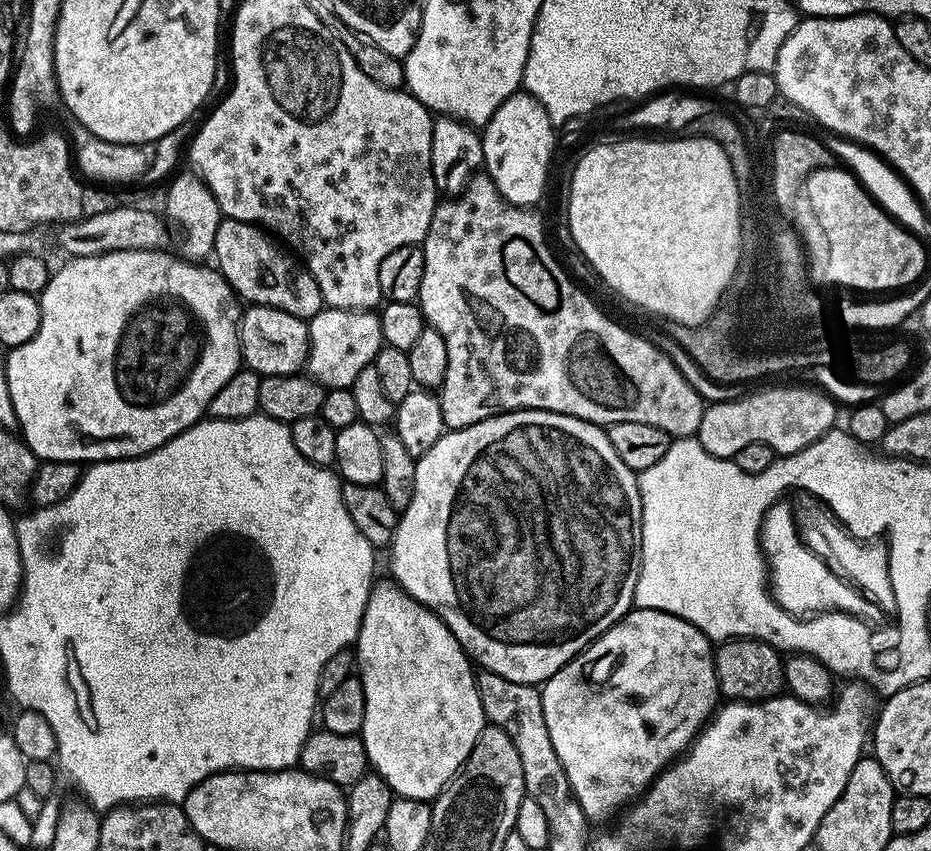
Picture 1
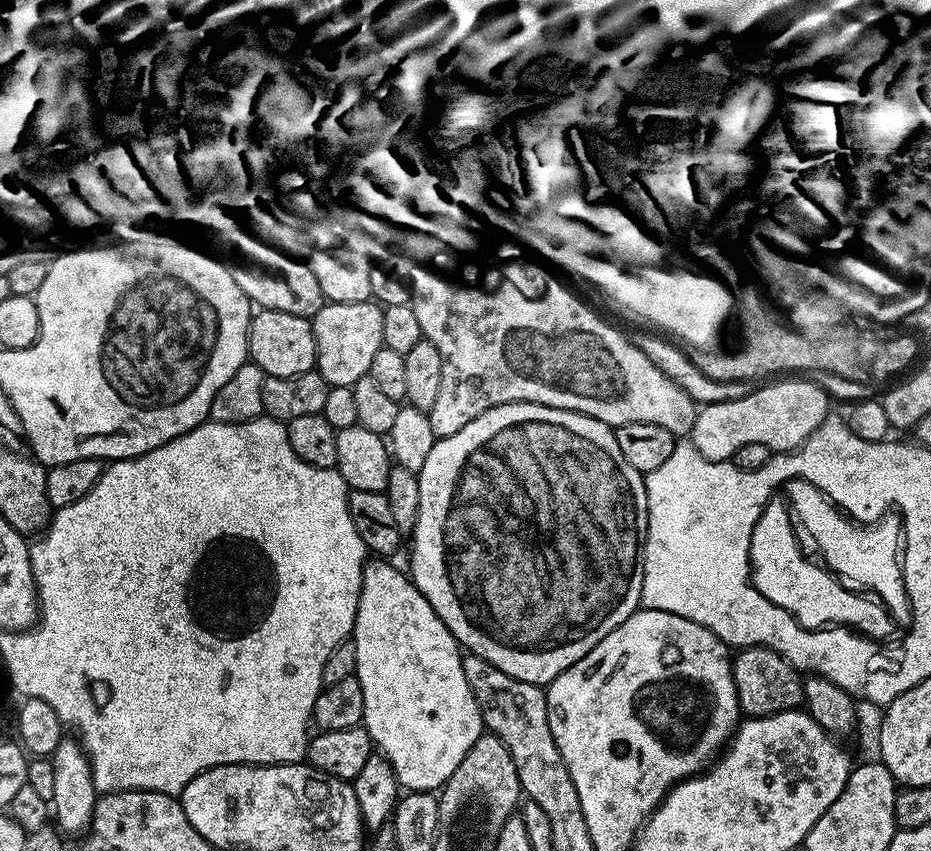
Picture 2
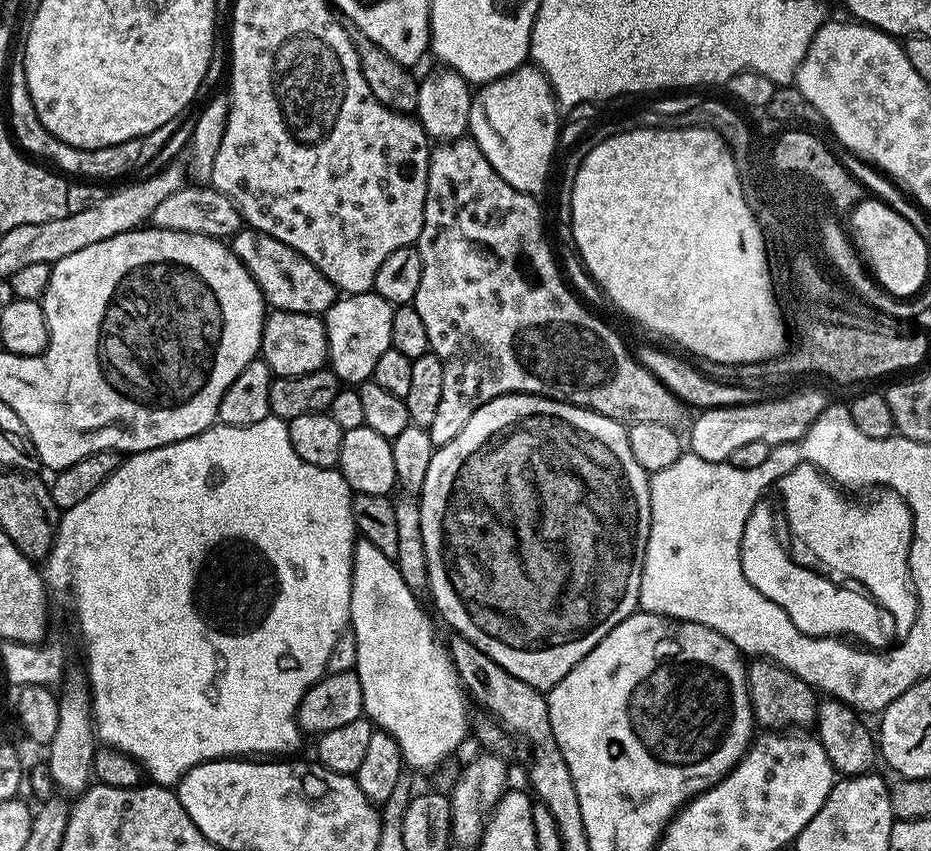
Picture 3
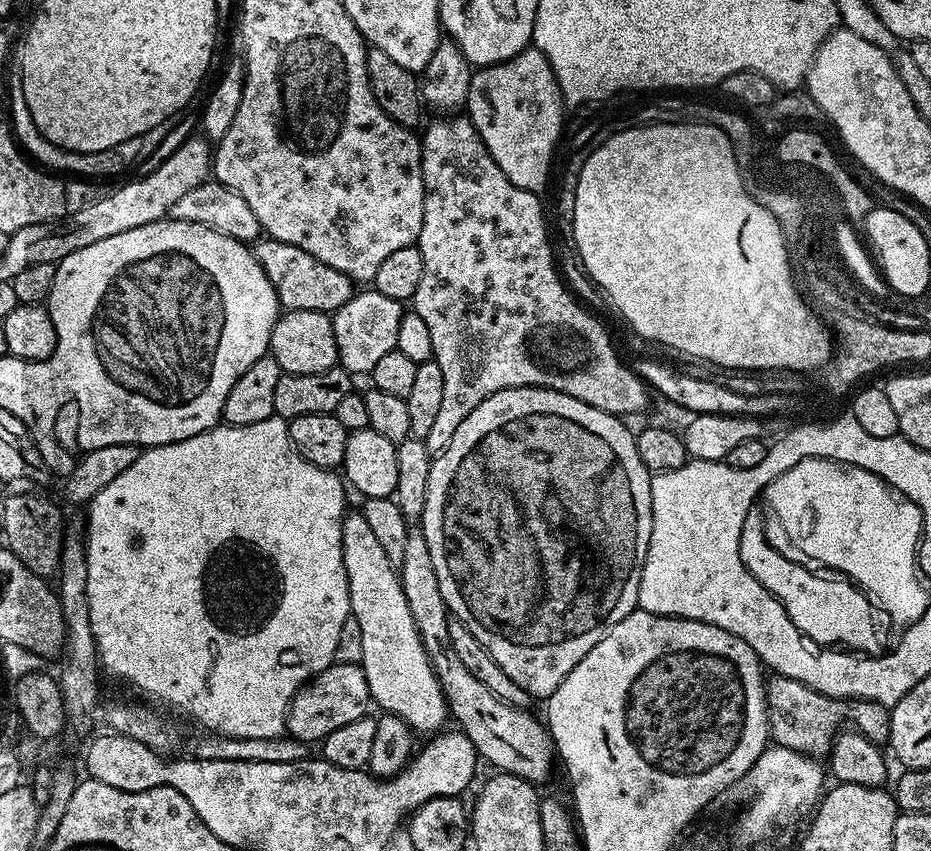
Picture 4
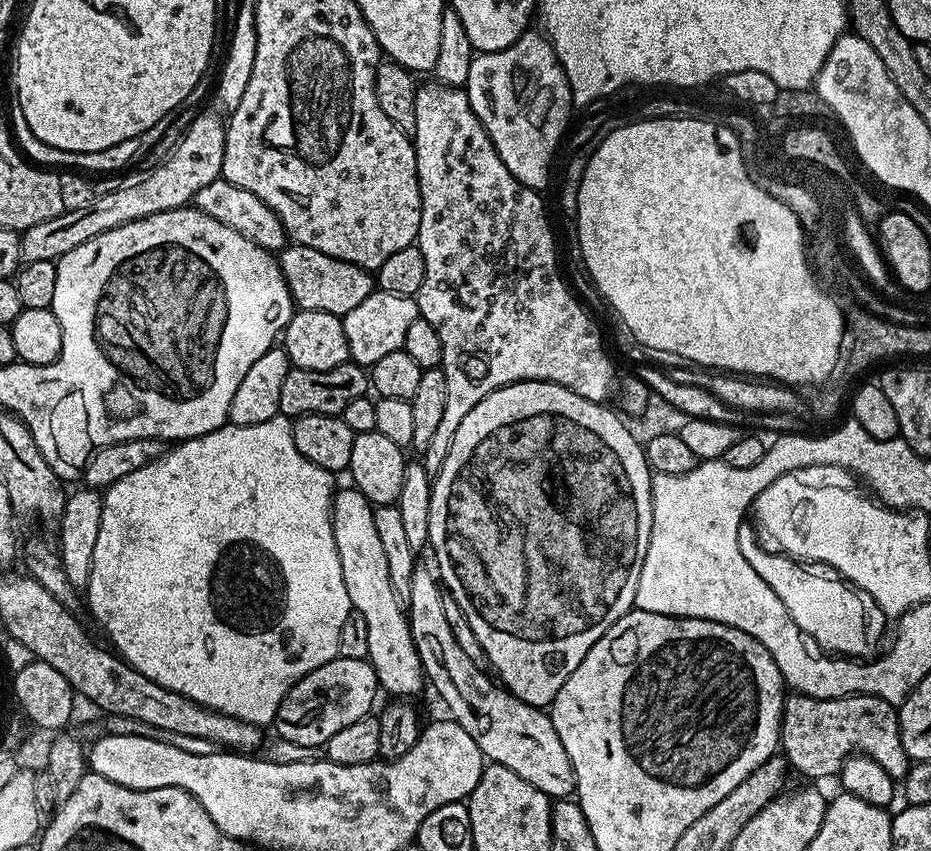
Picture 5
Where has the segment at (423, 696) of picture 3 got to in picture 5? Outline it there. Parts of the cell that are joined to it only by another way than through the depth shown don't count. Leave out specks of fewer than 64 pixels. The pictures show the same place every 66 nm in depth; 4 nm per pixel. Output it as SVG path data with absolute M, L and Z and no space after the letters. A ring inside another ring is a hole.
M347 486L332 497L332 533L334 546L338 546L338 558L342 562L342 578L346 582L346 594L350 594L353 609L366 618L366 634L370 634L370 650L368 663L376 671L376 683L396 698L412 698L425 683L426 677L420 667L420 656L410 634L410 626L401 597L394 594L394 586L390 586L390 570L386 570L386 553L382 542L378 539L378 529L374 527L374 505L370 503L354 486Z

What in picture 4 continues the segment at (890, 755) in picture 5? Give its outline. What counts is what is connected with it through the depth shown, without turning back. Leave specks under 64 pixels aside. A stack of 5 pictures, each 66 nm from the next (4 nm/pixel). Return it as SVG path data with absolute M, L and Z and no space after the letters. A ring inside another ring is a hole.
M777 676L767 677L766 706L768 707L768 734L779 747L800 752L804 756L824 758L832 751L832 742L836 738L840 724L848 719L855 731L870 738L875 744L883 745L888 739L890 712L885 705L873 700L845 700L835 696L823 696L794 678Z

